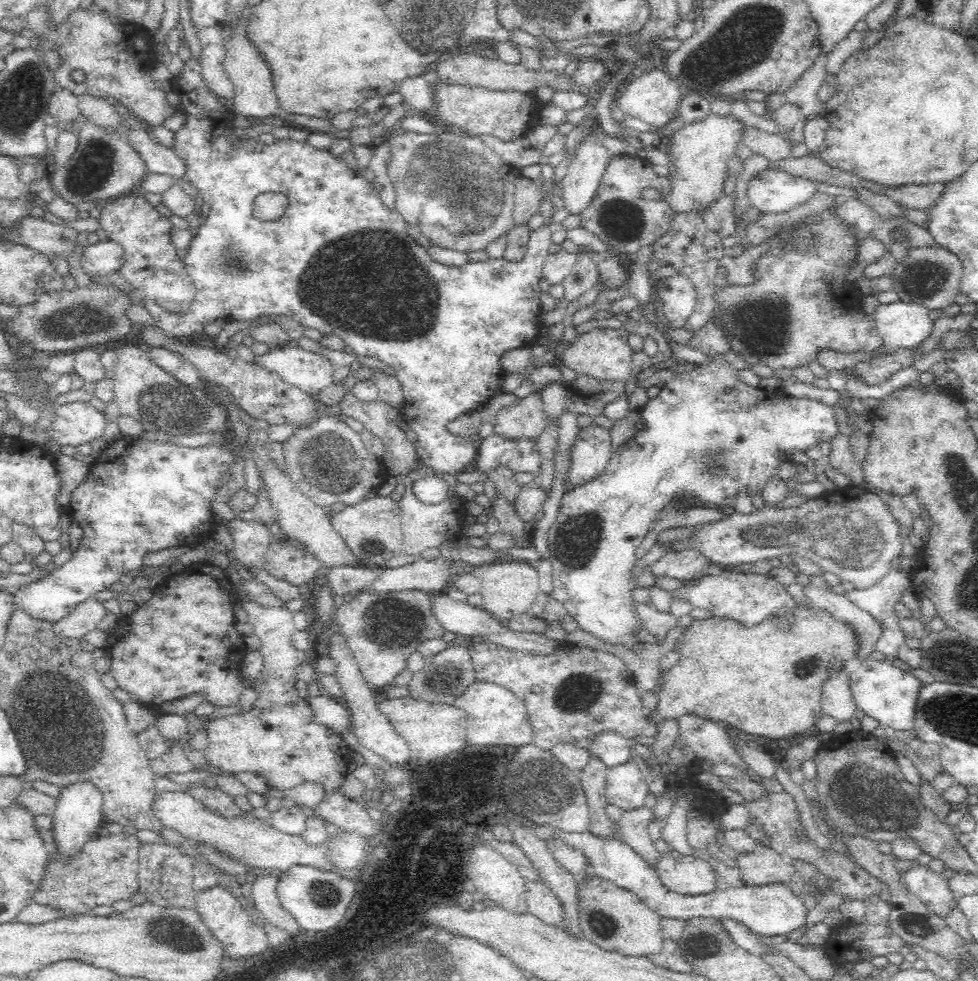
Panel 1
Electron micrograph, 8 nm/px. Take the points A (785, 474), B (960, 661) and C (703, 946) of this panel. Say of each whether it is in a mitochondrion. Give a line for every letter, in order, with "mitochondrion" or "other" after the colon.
A: other
B: mitochondrion
C: mitochondrion

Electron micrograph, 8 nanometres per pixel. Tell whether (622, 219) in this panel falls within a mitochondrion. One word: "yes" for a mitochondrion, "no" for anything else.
yes

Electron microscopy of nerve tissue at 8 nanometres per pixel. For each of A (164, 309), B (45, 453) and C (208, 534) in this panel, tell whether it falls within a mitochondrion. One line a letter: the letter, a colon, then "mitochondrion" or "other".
A: other
B: other
C: other

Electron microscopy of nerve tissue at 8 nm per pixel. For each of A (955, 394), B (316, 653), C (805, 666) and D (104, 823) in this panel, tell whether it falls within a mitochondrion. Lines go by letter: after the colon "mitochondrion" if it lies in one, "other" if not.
A: other
B: other
C: mitochondrion
D: other

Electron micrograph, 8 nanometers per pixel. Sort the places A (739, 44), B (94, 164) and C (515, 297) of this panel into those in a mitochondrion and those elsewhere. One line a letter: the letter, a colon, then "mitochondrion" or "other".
A: mitochondrion
B: mitochondrion
C: other

